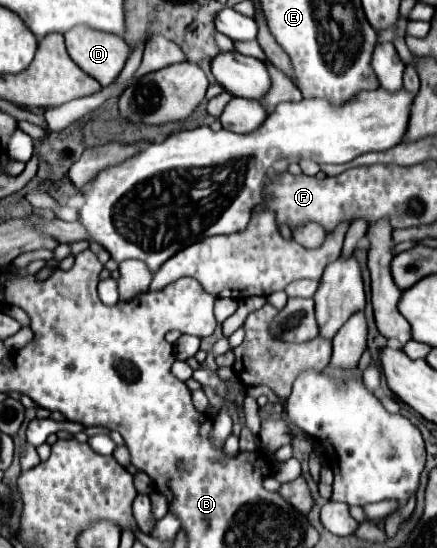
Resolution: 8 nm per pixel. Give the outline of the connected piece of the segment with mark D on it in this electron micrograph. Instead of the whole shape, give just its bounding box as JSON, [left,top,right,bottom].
[63,27,129,87]

